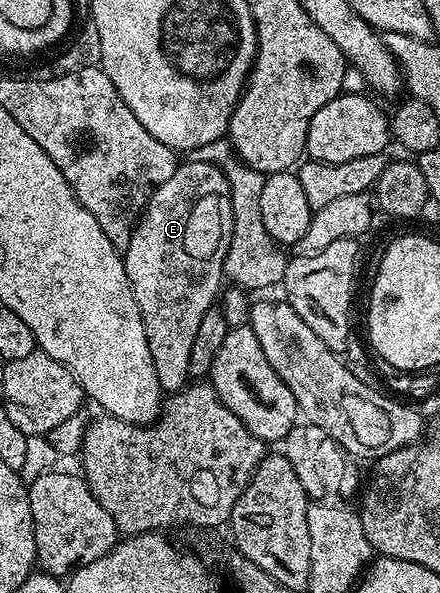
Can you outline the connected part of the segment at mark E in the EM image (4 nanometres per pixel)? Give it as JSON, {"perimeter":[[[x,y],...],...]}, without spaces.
{"perimeter":[[[187,159],[150,196],[137,225],[134,226],[132,239],[124,250],[128,283],[132,283],[132,291],[136,295],[136,303],[140,307],[140,315],[148,335],[152,367],[156,367],[156,379],[167,394],[173,395],[185,389],[191,380],[188,355],[192,355],[192,343],[196,340],[200,319],[204,319],[207,311],[215,308],[219,300],[218,288],[224,285],[222,264],[232,243],[233,230],[230,181],[222,174],[220,167],[207,161]]]}

